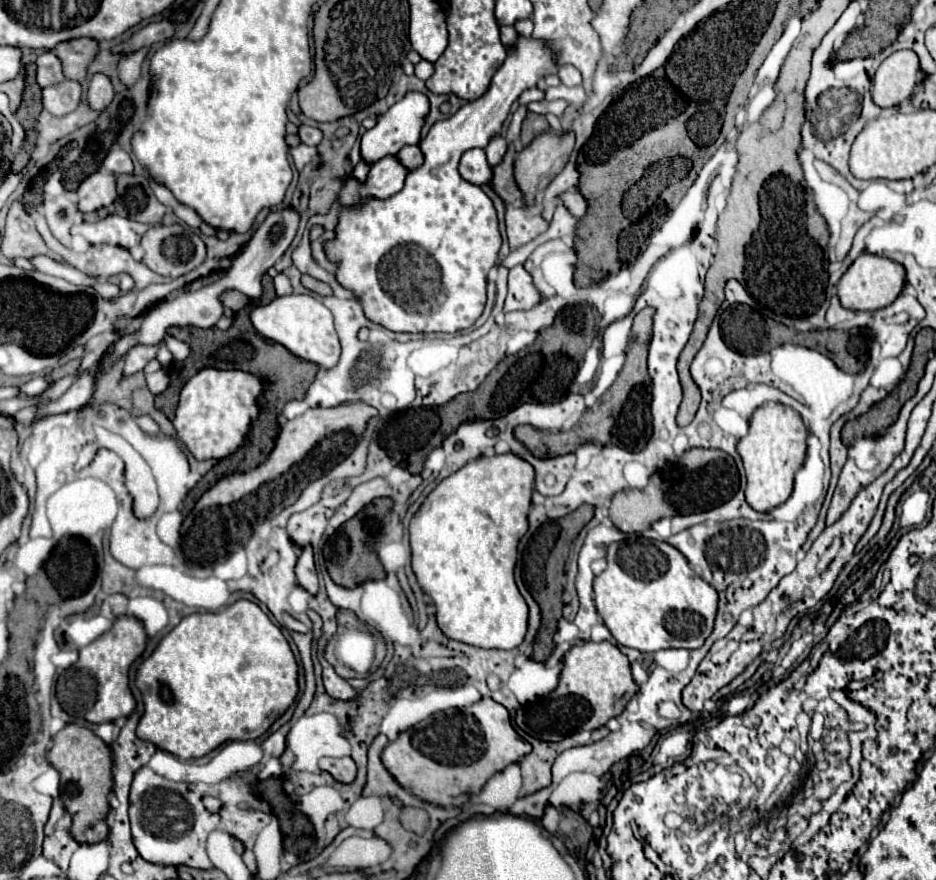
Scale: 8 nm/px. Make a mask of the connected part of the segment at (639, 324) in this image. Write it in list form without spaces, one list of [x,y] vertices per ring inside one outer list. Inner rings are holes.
[[[646,307],[636,317],[640,315],[640,321],[634,317],[632,325],[632,335],[638,335],[636,331],[644,331],[644,327],[650,329],[650,337],[632,337],[628,351],[626,351],[626,363],[612,385],[600,399],[598,403],[590,409],[590,439],[598,443],[616,443],[620,447],[626,447],[630,451],[640,451],[646,447],[648,439],[652,437],[652,415],[650,415],[650,403],[652,403],[652,383],[648,375],[648,343],[652,339],[652,321],[654,321],[656,309]]]

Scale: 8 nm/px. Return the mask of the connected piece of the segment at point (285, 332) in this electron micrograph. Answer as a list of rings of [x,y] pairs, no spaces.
[[[284,295],[276,297],[268,305],[260,305],[252,309],[250,321],[254,329],[280,345],[284,345],[290,353],[294,353],[300,359],[306,359],[310,363],[316,363],[322,369],[330,369],[338,363],[340,357],[340,343],[334,331],[332,313],[312,295]]]

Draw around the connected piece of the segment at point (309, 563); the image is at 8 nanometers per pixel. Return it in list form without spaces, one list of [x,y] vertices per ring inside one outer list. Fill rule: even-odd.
[[[310,545],[302,547],[302,555],[298,557],[298,563],[296,563],[296,577],[298,577],[298,583],[306,591],[310,591],[312,595],[318,593],[318,577],[316,577],[314,557],[312,557],[312,547]]]

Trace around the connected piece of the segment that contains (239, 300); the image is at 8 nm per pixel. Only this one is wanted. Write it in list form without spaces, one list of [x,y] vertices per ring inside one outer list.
[[[228,291],[228,293],[220,295],[220,299],[222,299],[222,303],[224,303],[226,307],[230,307],[232,311],[238,311],[238,309],[242,309],[242,307],[248,303],[248,297],[242,295],[242,293],[238,293],[238,291]]]

